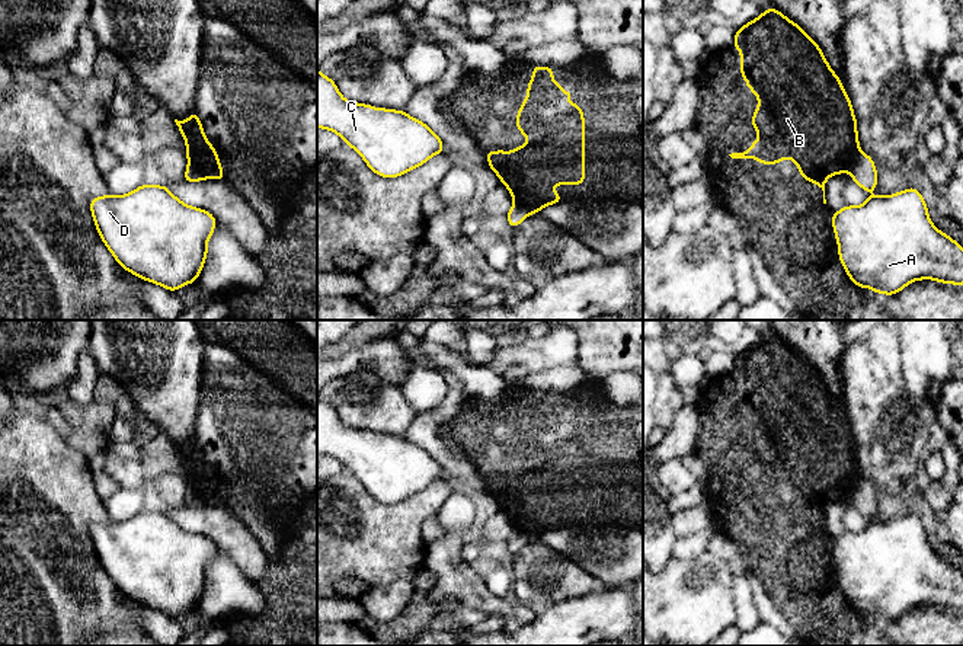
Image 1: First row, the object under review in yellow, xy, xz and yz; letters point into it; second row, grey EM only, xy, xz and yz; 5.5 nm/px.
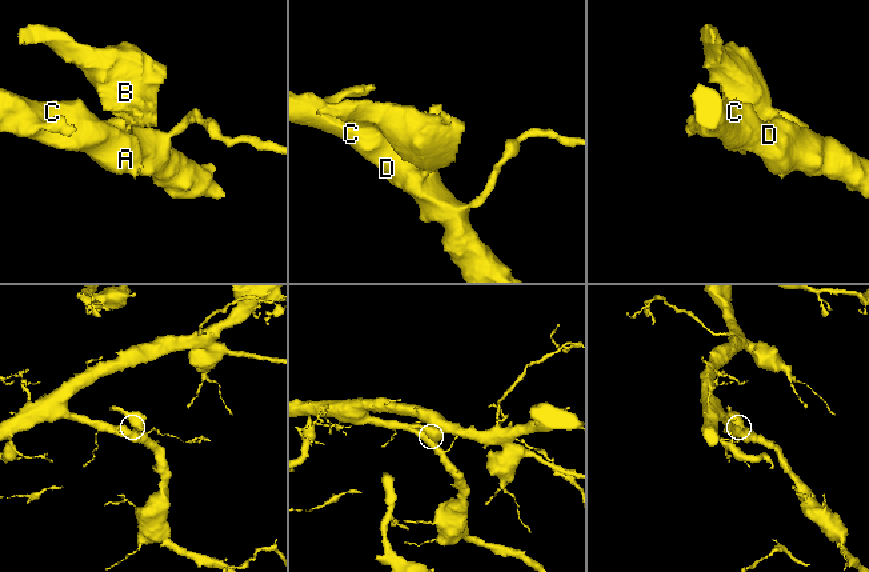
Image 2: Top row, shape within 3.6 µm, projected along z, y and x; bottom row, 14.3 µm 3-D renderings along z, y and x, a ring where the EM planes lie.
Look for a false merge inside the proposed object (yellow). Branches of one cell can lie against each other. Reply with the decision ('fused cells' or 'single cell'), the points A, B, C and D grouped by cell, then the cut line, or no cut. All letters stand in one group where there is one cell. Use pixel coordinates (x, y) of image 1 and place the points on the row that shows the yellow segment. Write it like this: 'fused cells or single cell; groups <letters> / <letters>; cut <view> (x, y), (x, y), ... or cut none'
fused cells; groups A C D / B; cut xy (188, 159), (205, 178)

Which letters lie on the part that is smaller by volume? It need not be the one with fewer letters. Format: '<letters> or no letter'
B

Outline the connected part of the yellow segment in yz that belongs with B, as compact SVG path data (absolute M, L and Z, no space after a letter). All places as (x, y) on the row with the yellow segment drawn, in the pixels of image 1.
M774 7L735 32L733 47L740 52L740 76L758 96L758 109L752 113L758 140L745 153L729 156L756 159L761 164L791 159L799 173L823 191L826 204L826 179L851 172L861 153L854 109L839 77L807 32Z

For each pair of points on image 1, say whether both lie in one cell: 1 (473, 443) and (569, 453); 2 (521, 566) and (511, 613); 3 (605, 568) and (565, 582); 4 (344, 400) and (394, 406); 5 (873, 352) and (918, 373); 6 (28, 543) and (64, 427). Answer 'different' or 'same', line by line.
1: same
2: different
3: different
4: same
5: different
6: different

